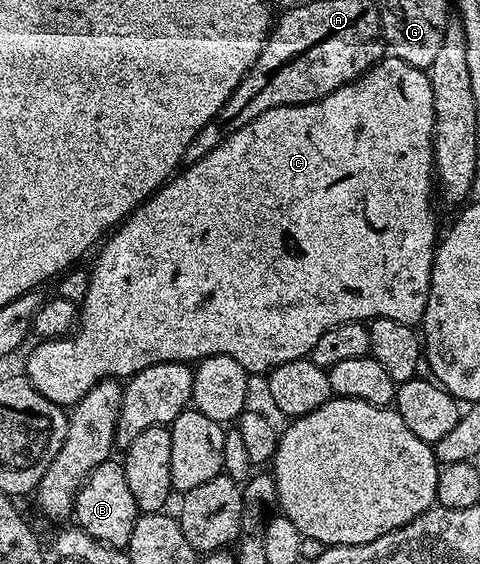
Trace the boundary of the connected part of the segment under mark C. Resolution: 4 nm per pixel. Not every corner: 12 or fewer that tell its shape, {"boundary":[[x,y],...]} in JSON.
{"boundary":[[386,55],[182,167],[24,375],[425,316],[435,98]]}

